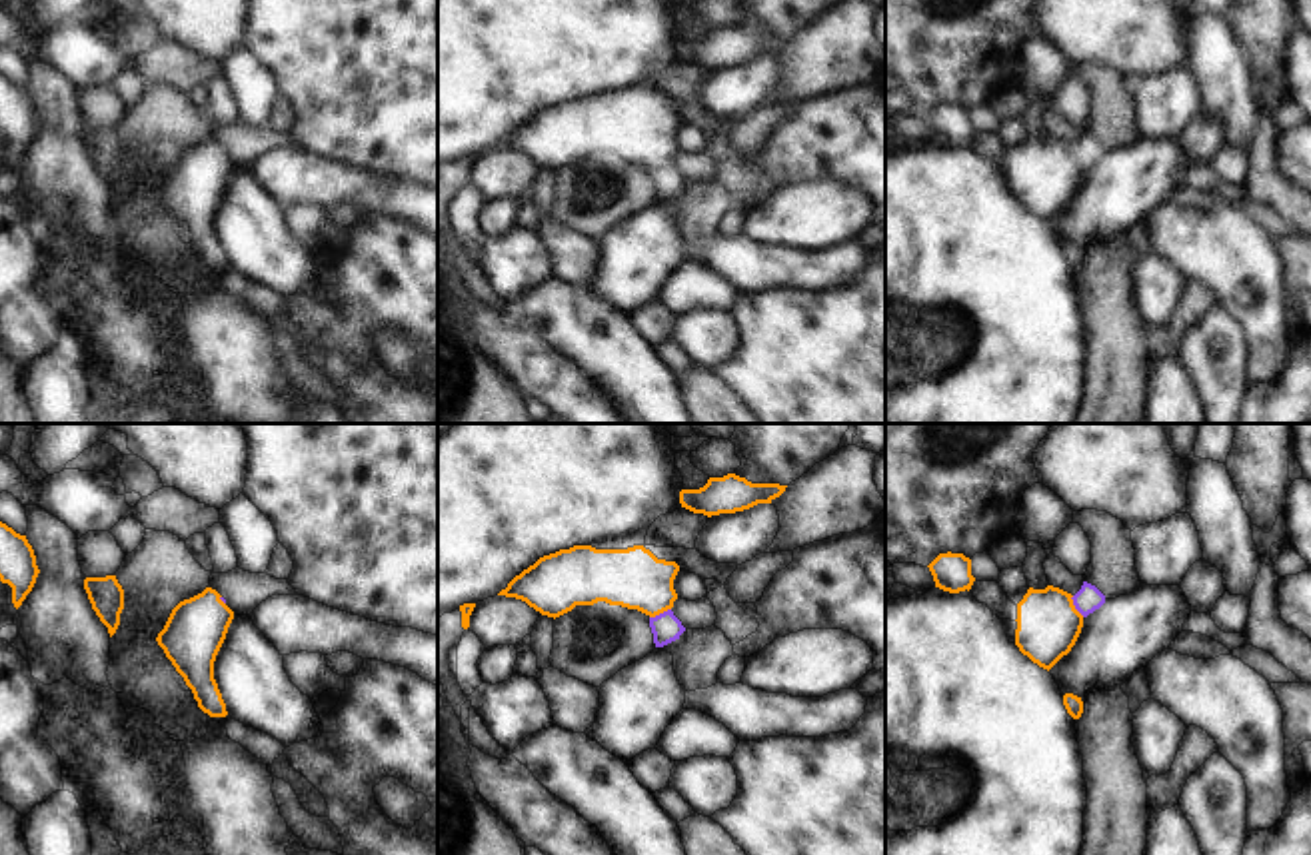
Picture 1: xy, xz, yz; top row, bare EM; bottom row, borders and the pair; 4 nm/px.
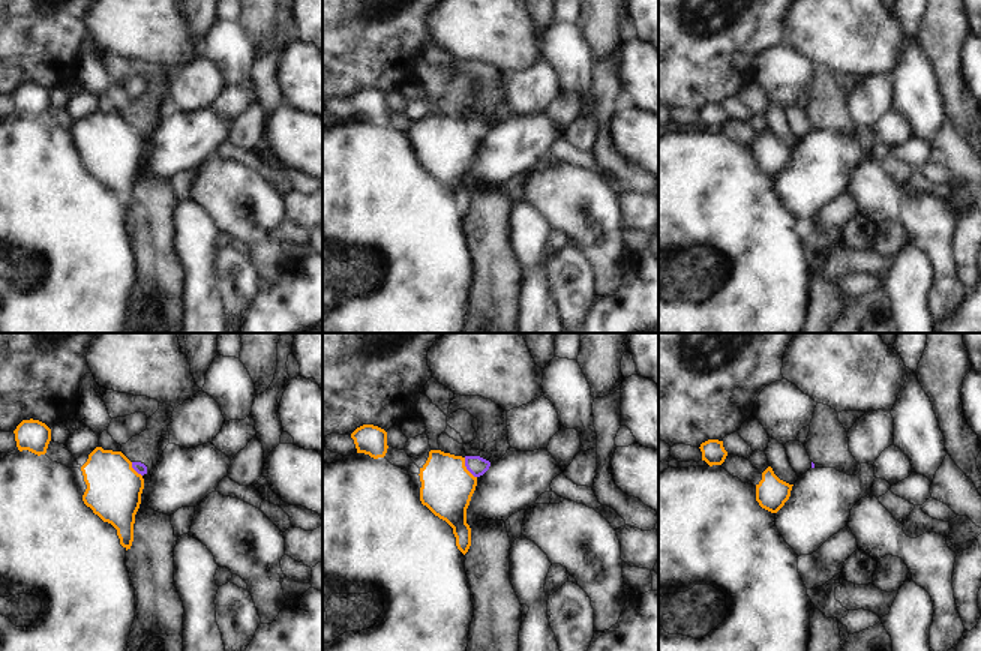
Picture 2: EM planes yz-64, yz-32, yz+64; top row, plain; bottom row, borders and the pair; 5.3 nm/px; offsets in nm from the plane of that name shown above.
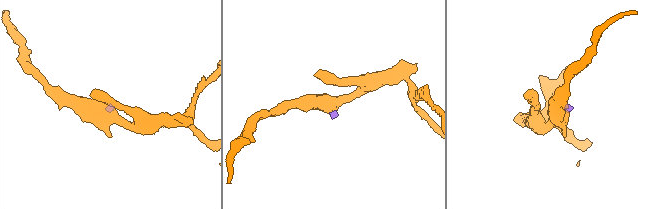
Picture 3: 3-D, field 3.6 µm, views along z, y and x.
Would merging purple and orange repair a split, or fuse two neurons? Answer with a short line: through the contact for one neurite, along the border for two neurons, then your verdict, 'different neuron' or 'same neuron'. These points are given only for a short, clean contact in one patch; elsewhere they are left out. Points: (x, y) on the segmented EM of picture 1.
line xz (666, 628), (660, 614), (656, 600), (634, 578); same neuron

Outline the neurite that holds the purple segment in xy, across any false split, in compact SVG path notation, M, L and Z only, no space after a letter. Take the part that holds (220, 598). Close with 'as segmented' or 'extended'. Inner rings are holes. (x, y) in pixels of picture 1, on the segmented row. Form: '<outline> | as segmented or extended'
M212 587L180 601L156 641L210 717L226 717L226 703L214 679L214 661L226 639L234 611Z | extended

